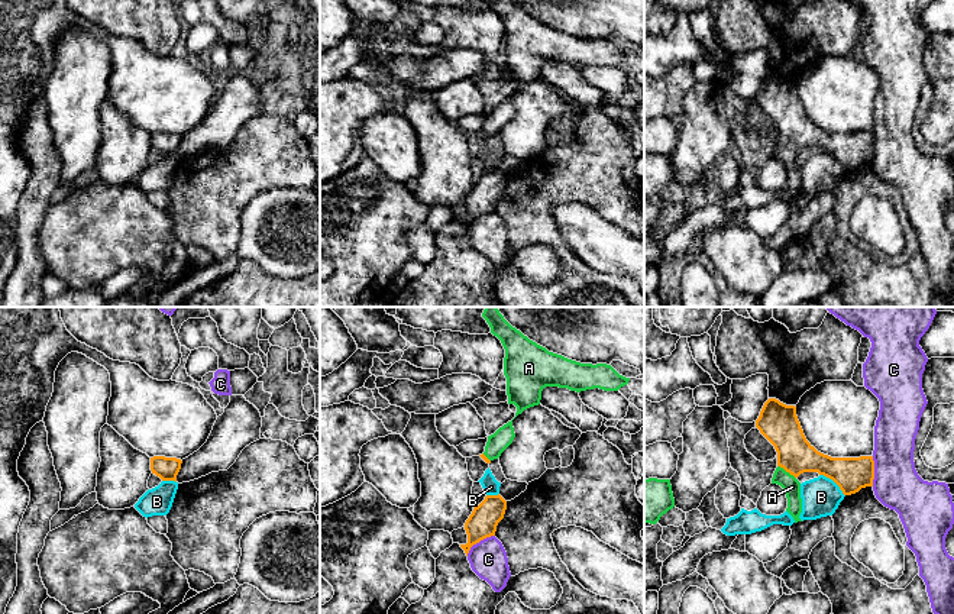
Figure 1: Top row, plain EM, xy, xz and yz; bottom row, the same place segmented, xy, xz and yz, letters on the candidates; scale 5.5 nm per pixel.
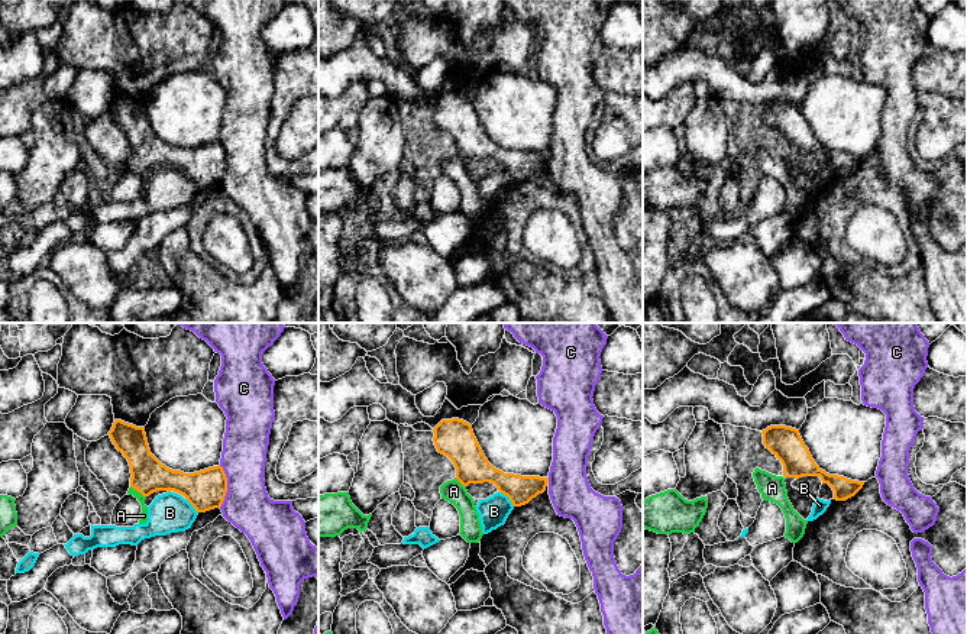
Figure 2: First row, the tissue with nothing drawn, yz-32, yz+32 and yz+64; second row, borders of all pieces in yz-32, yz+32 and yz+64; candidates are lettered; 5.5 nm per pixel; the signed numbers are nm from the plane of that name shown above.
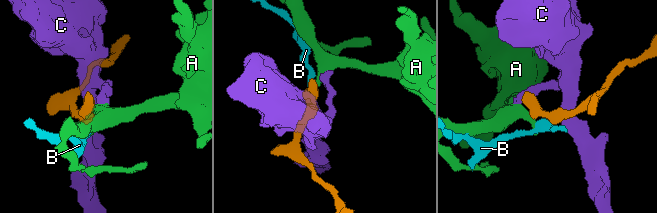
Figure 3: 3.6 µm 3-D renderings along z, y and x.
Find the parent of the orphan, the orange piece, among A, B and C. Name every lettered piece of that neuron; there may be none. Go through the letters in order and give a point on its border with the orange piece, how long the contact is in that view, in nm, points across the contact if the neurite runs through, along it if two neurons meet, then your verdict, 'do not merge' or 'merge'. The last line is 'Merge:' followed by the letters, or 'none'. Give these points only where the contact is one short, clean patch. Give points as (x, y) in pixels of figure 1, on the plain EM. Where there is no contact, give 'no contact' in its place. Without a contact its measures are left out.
A: meets orange in yz at (786, 146); contact 130 nm long; runs through yz (781, 103), (786, 110), (786, 146), (786, 155), (792, 162); merge
B: meets orange in yz at (834, 157); contact 190 nm long; border along yz (820, 149), (830, 154), (844, 171); do not merge
C: meets orange in xz at (478, 217); contact 200 nm long; border along xz (494, 210), (476, 217), (466, 230); do not merge
Merge: A

